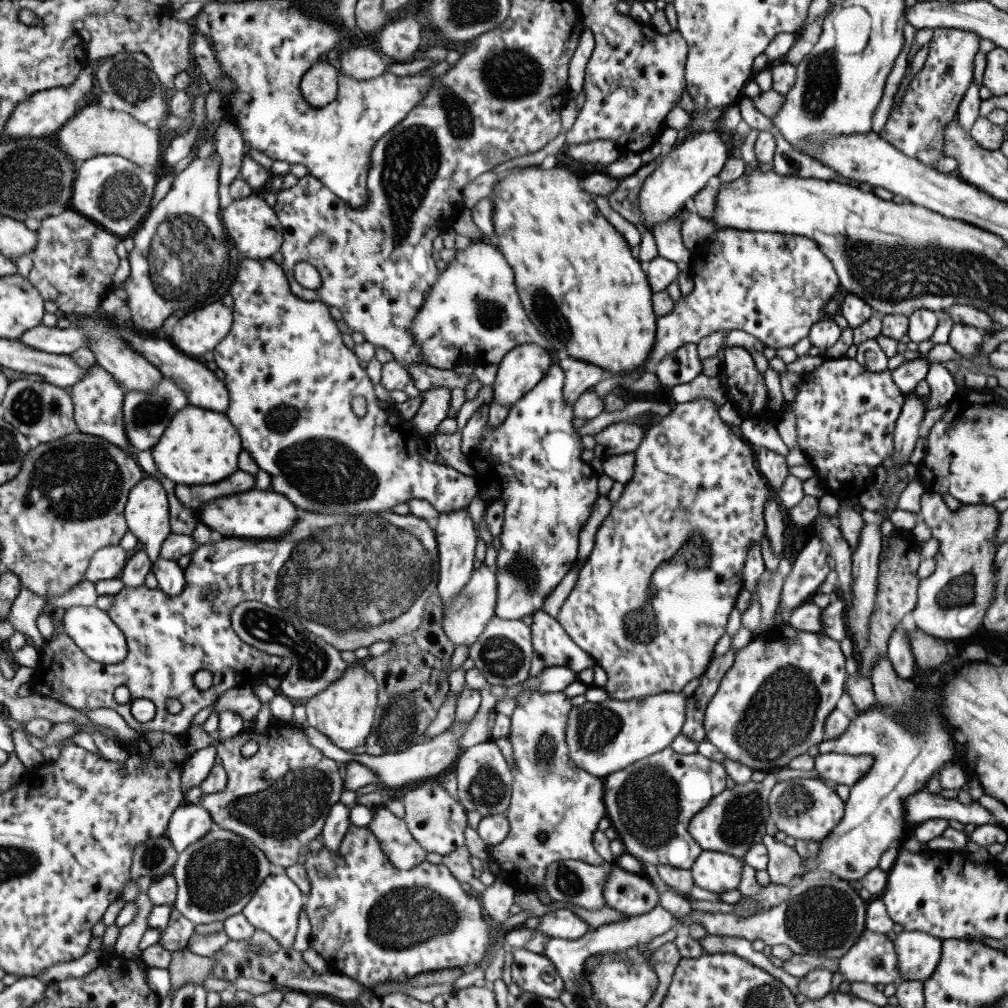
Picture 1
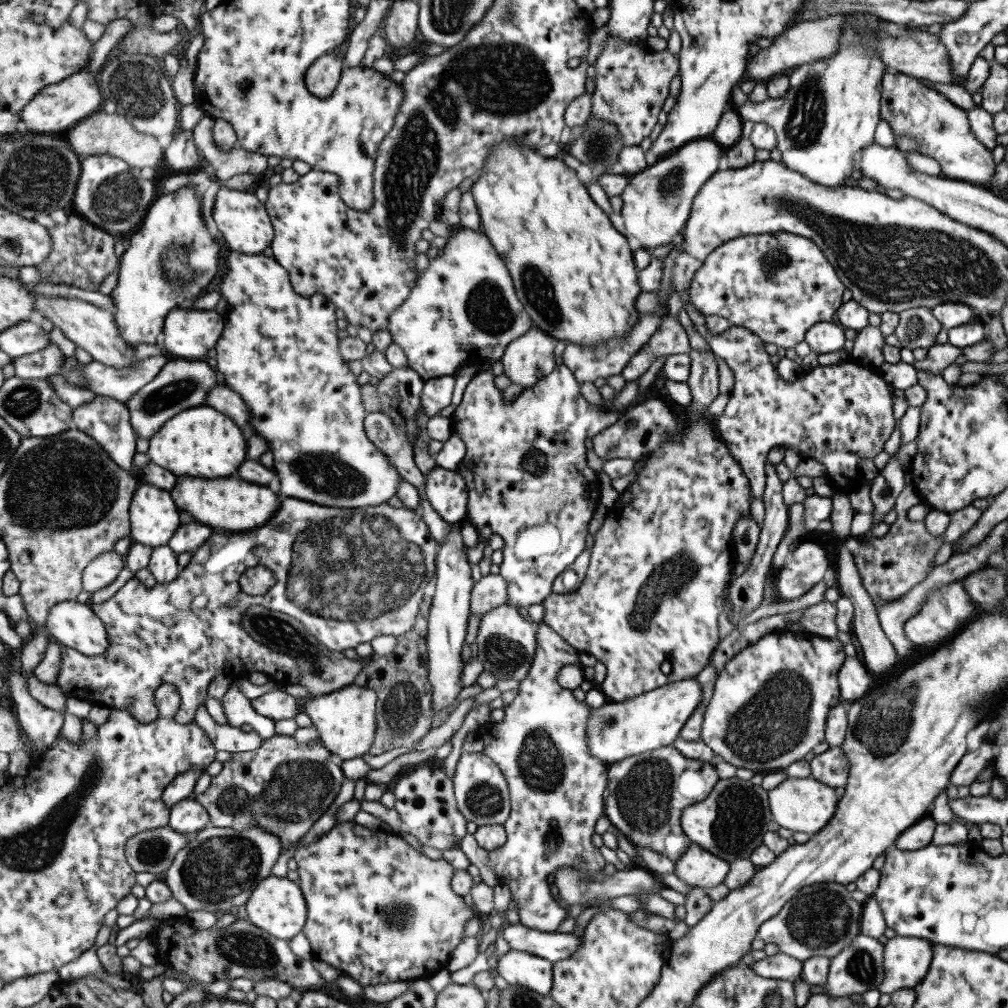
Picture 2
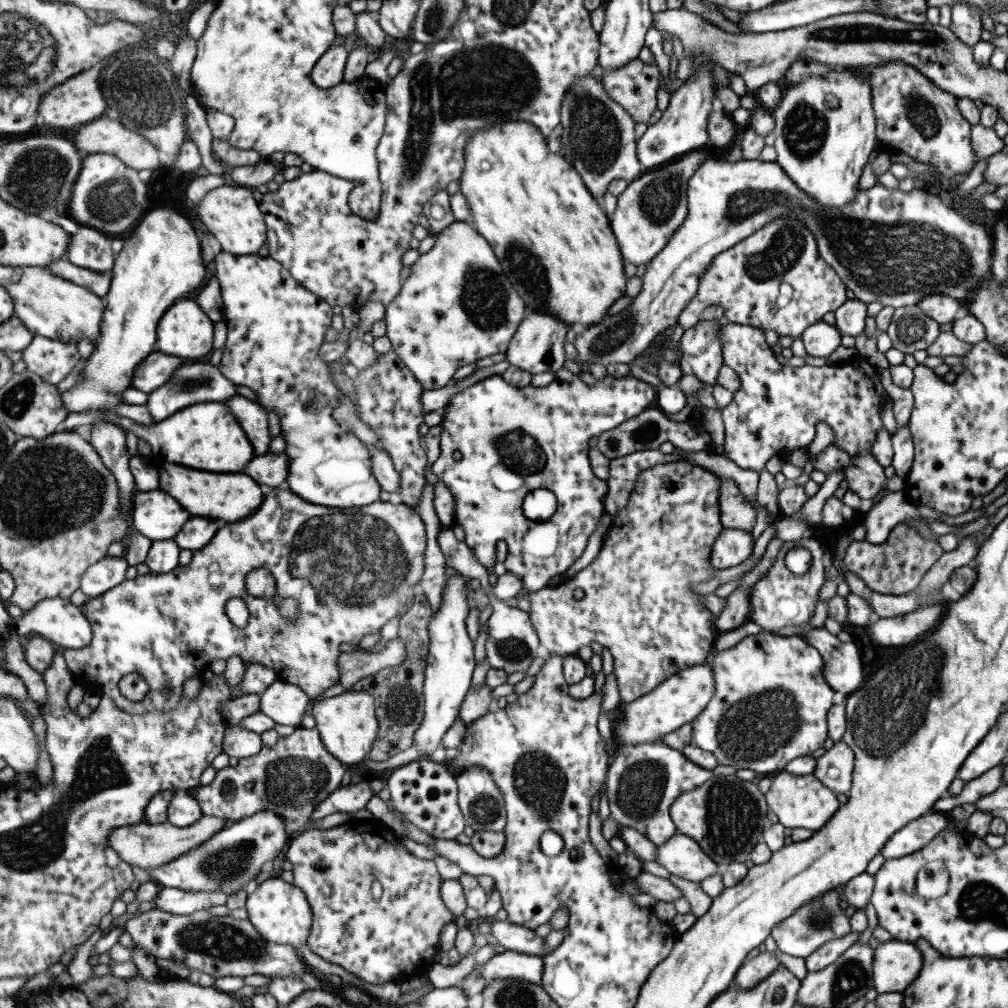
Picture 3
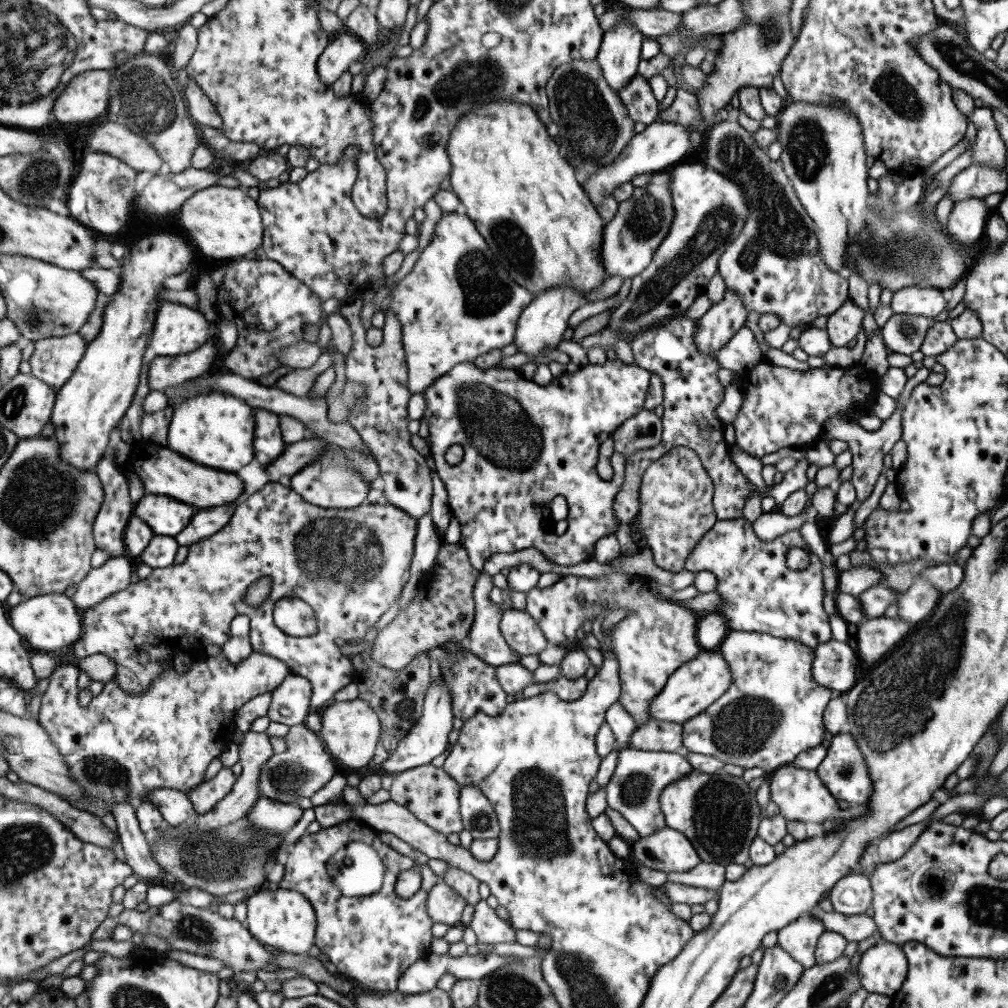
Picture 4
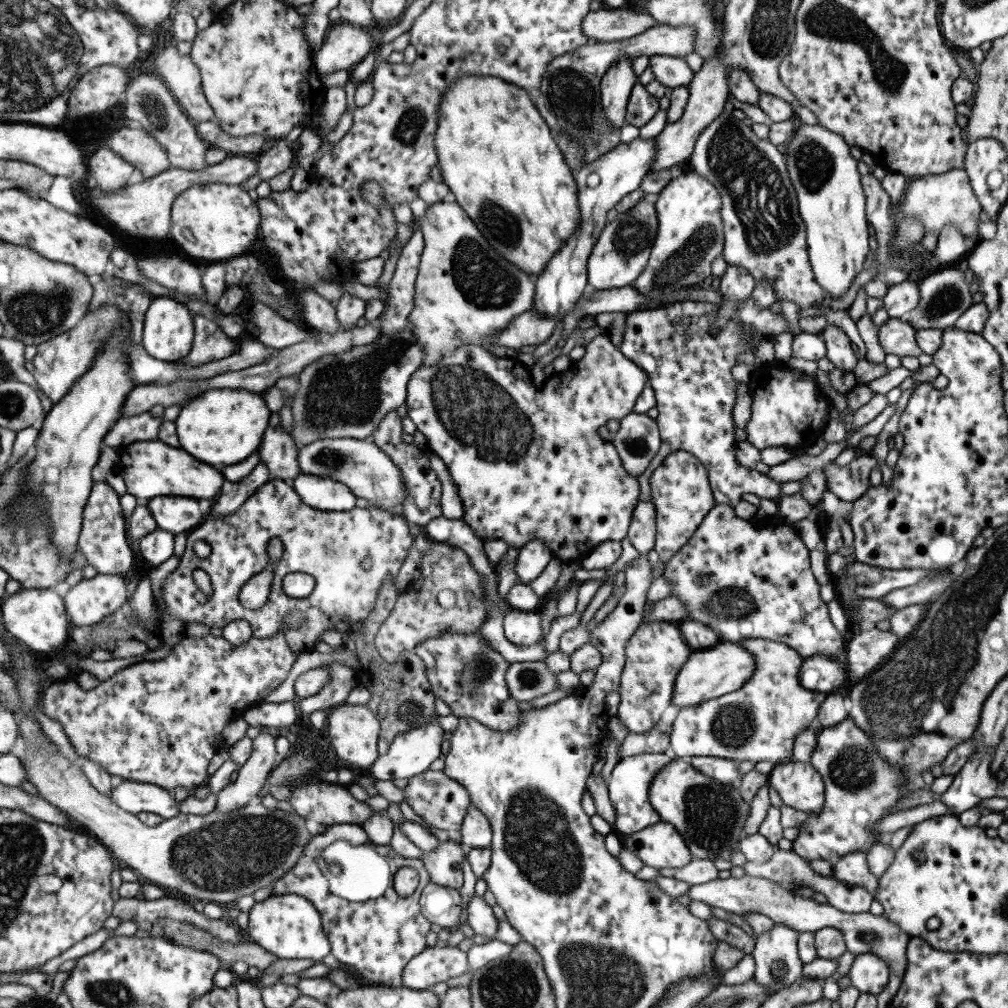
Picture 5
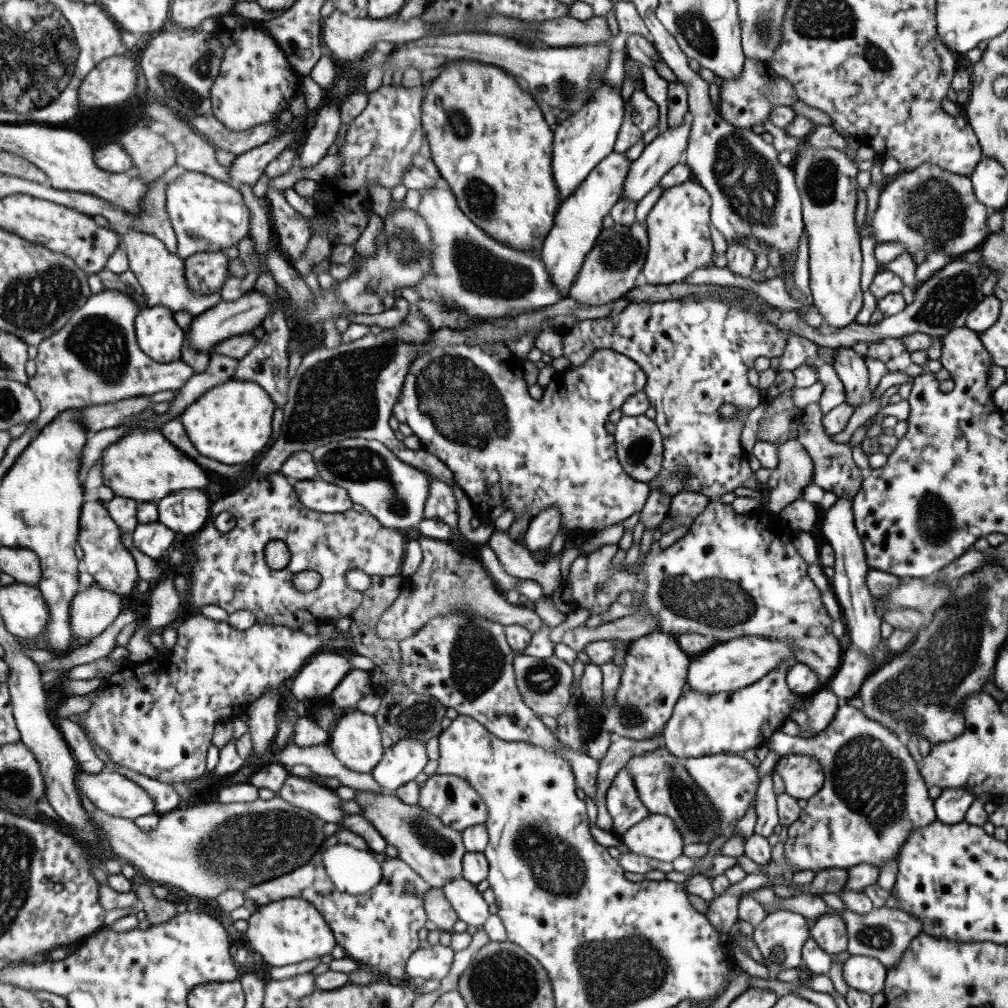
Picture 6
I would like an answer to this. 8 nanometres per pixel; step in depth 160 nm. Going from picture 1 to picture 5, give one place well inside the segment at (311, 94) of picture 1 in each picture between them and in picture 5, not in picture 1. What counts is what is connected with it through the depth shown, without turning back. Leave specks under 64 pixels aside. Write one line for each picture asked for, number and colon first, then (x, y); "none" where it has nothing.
2: (321, 78)
3: (327, 72)
4: (345, 49)
5: (346, 44)

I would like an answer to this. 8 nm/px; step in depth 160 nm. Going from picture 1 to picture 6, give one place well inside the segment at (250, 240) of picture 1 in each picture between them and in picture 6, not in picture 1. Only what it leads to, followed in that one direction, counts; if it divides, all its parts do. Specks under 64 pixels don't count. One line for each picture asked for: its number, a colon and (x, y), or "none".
2: (245, 223)
3: (231, 213)
4: (223, 223)
5: (213, 222)
6: (207, 214)

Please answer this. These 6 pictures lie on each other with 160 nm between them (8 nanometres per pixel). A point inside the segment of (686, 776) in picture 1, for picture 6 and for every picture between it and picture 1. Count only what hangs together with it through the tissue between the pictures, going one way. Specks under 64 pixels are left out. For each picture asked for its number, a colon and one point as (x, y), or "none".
2: (645, 794)
3: (641, 782)
4: (633, 790)
5: (627, 785)
6: (622, 803)

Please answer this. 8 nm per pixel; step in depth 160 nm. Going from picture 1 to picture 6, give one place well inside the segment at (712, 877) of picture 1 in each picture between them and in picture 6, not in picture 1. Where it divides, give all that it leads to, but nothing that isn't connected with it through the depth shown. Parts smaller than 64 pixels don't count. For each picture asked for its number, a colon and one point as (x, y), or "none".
2: (696, 867)
3: (680, 855)
4: (668, 850)
5: (659, 845)
6: (655, 837)

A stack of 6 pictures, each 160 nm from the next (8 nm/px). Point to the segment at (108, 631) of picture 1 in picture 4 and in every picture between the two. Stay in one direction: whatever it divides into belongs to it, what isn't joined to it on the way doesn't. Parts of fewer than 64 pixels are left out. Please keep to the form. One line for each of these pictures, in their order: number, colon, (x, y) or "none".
2: (76, 625)
3: (58, 619)
4: (47, 622)

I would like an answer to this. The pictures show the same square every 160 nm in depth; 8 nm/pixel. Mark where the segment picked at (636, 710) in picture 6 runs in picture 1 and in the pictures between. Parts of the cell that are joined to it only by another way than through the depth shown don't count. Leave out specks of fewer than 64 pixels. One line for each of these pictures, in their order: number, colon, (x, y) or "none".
1: (672, 547)
2: (647, 607)
3: (637, 603)
4: (654, 638)
5: (653, 654)

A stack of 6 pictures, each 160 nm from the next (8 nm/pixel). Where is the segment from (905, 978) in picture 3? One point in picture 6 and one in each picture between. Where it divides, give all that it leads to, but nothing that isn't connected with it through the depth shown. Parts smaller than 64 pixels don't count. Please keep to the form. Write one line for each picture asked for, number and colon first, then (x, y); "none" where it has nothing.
4: (881, 969)
5: (868, 973)
6: (863, 973)

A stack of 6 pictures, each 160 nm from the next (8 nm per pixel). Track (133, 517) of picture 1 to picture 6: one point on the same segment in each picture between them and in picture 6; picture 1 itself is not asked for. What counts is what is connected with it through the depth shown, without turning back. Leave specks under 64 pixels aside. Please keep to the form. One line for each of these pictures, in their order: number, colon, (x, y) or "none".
2: (154, 517)
3: (156, 514)
4: (167, 516)
5: (176, 515)
6: (188, 511)

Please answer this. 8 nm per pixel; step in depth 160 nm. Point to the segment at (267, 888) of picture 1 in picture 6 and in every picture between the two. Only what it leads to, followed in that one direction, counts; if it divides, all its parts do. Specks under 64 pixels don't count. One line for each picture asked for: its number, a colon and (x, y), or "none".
2: (278, 905)
3: (279, 910)
4: (282, 919)
5: (287, 925)
6: (289, 931)

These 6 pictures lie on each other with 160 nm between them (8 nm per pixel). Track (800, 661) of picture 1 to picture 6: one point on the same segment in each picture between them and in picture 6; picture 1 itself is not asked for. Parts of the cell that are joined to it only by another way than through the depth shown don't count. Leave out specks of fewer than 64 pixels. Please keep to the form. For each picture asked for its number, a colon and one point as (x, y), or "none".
2: (769, 704)
3: (770, 705)
4: (772, 711)
5: (760, 721)
6: (732, 722)

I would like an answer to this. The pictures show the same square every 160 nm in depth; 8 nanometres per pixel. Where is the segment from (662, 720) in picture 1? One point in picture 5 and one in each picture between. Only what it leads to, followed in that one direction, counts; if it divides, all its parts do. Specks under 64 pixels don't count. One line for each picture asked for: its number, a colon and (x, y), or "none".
2: (616, 730)
3: (679, 699)
4: (696, 684)
5: (709, 673)

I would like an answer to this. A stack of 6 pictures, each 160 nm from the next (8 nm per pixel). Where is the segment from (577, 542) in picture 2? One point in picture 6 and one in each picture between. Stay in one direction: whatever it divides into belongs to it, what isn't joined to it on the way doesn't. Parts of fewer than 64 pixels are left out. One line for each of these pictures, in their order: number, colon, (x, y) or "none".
3: (512, 440)
4: (513, 432)
5: (527, 463)
6: (468, 405)

